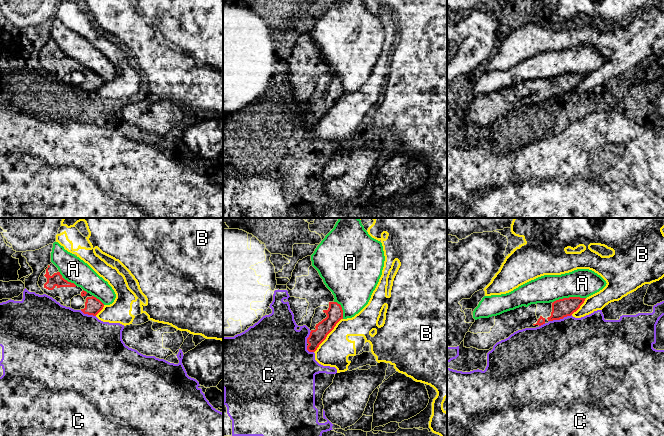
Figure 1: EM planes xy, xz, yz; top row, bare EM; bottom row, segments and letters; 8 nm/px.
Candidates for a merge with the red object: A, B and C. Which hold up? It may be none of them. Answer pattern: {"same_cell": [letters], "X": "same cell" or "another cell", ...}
{"same_cell": [], "A": "another cell", "B": "another cell", "C": "another cell"}

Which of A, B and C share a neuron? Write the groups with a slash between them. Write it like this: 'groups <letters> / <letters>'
groups A / B / C

